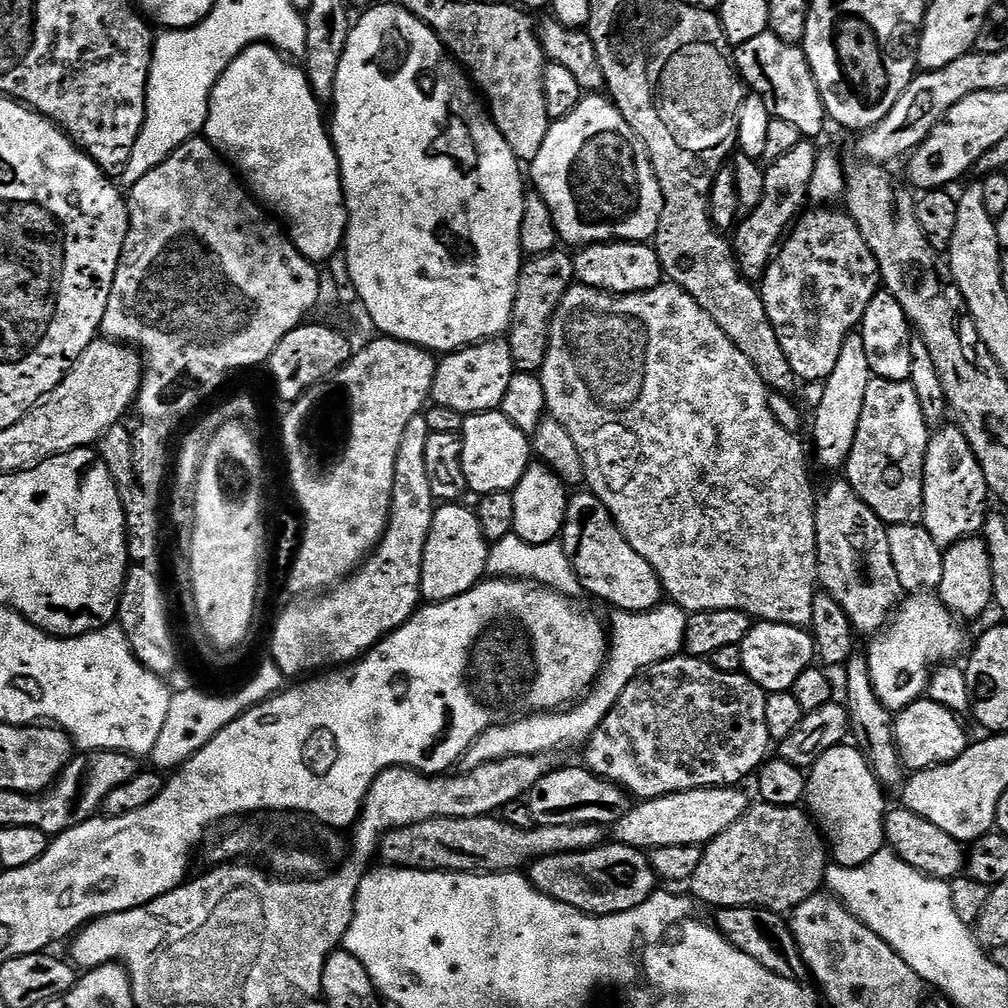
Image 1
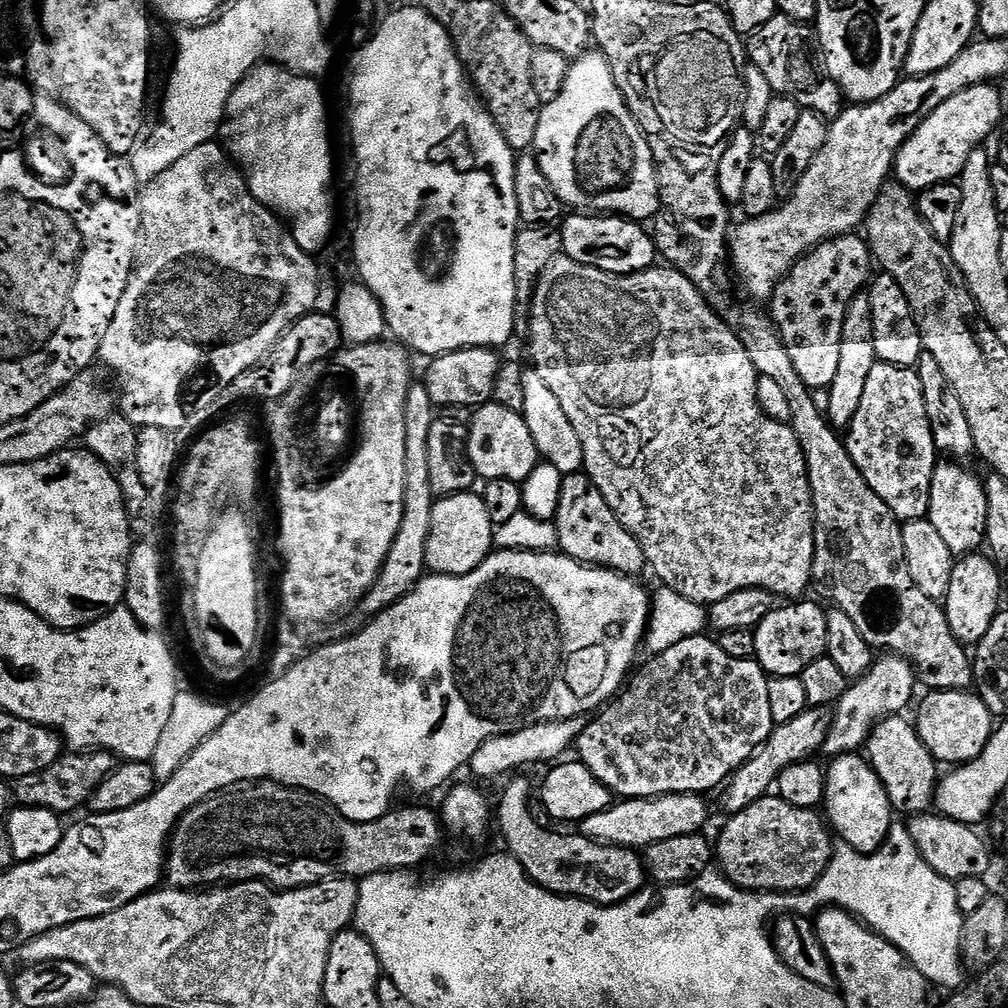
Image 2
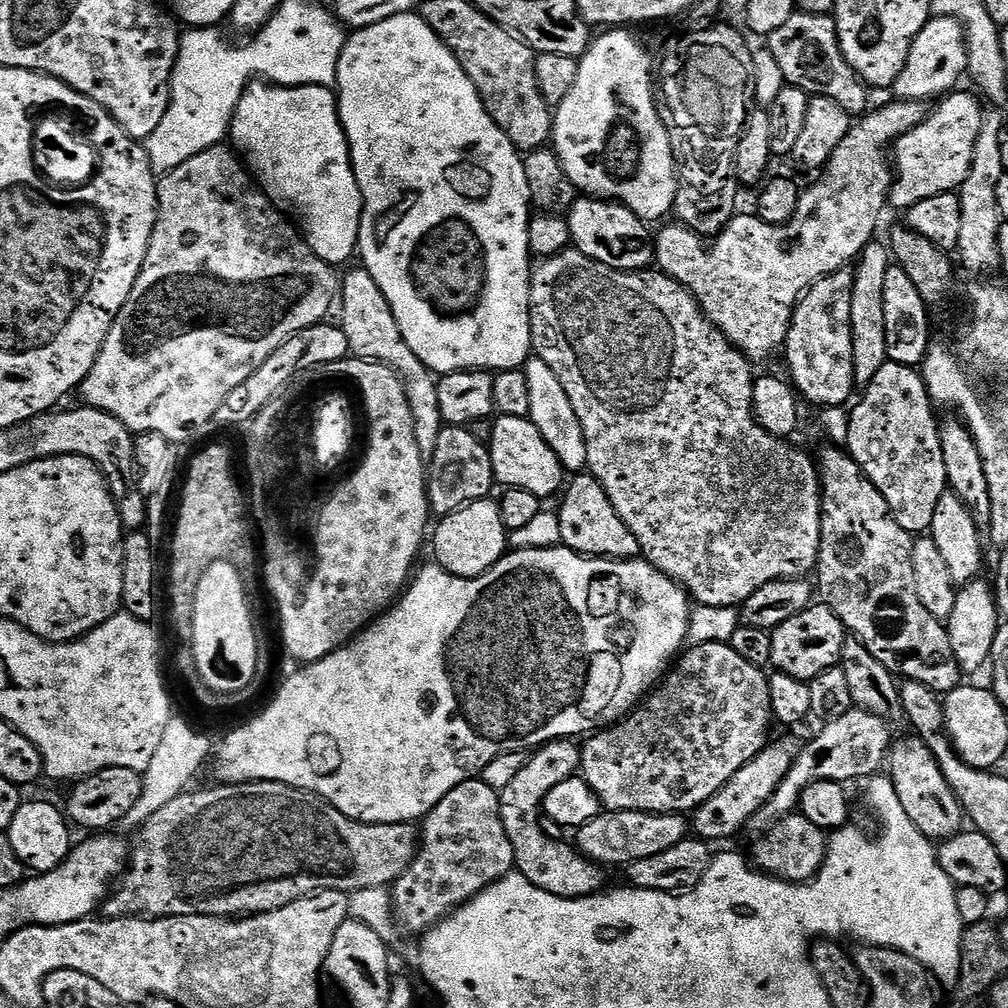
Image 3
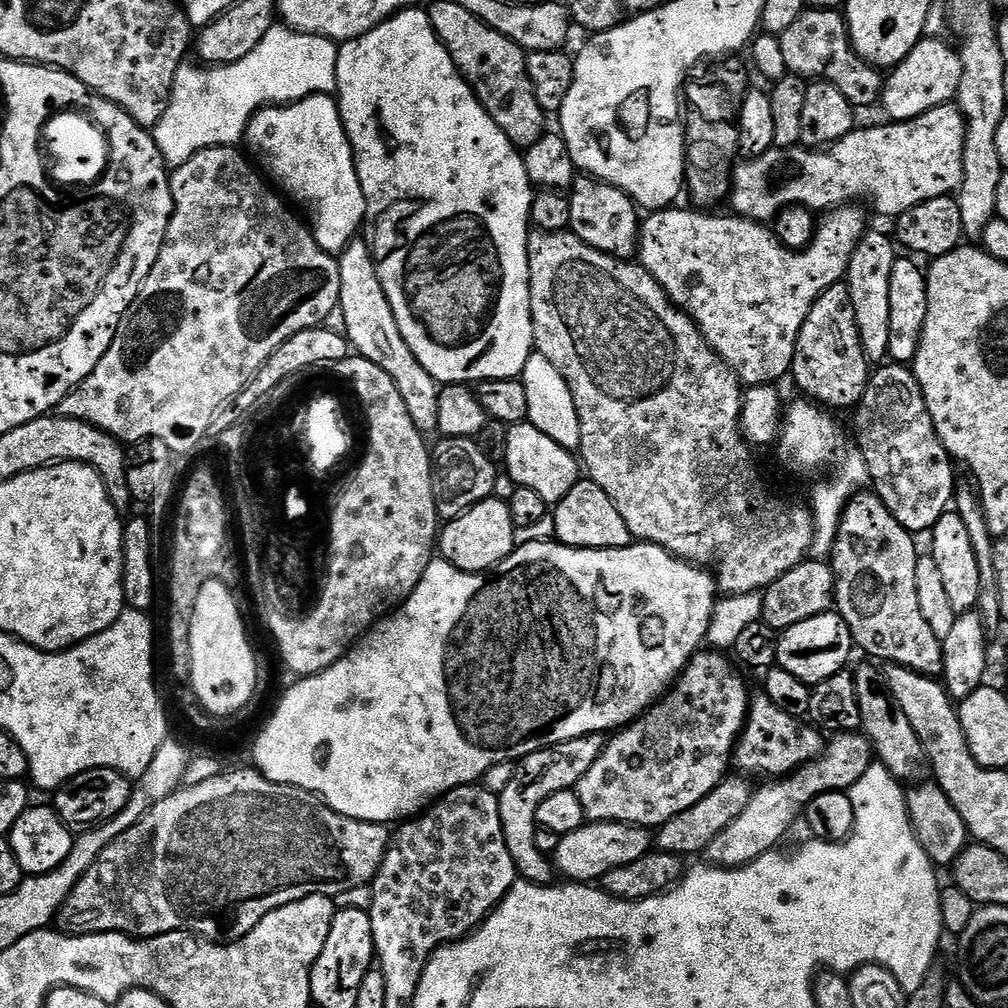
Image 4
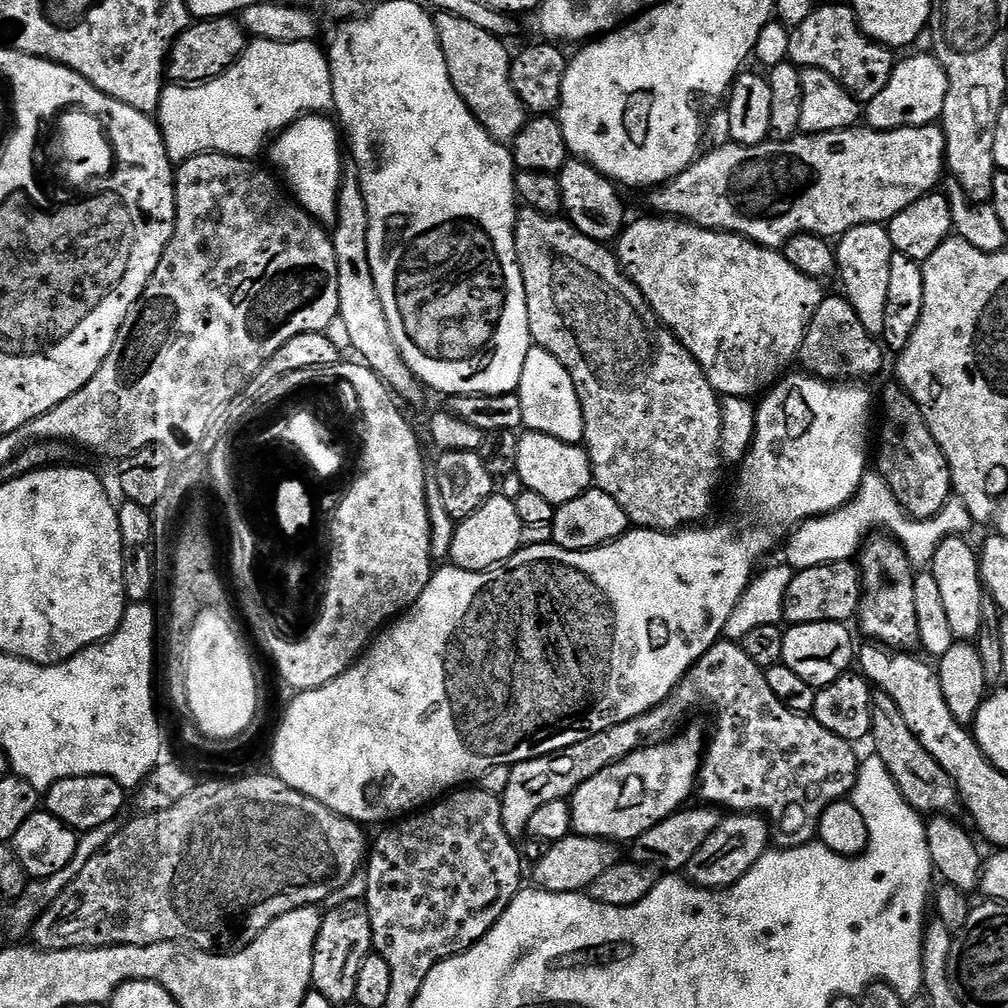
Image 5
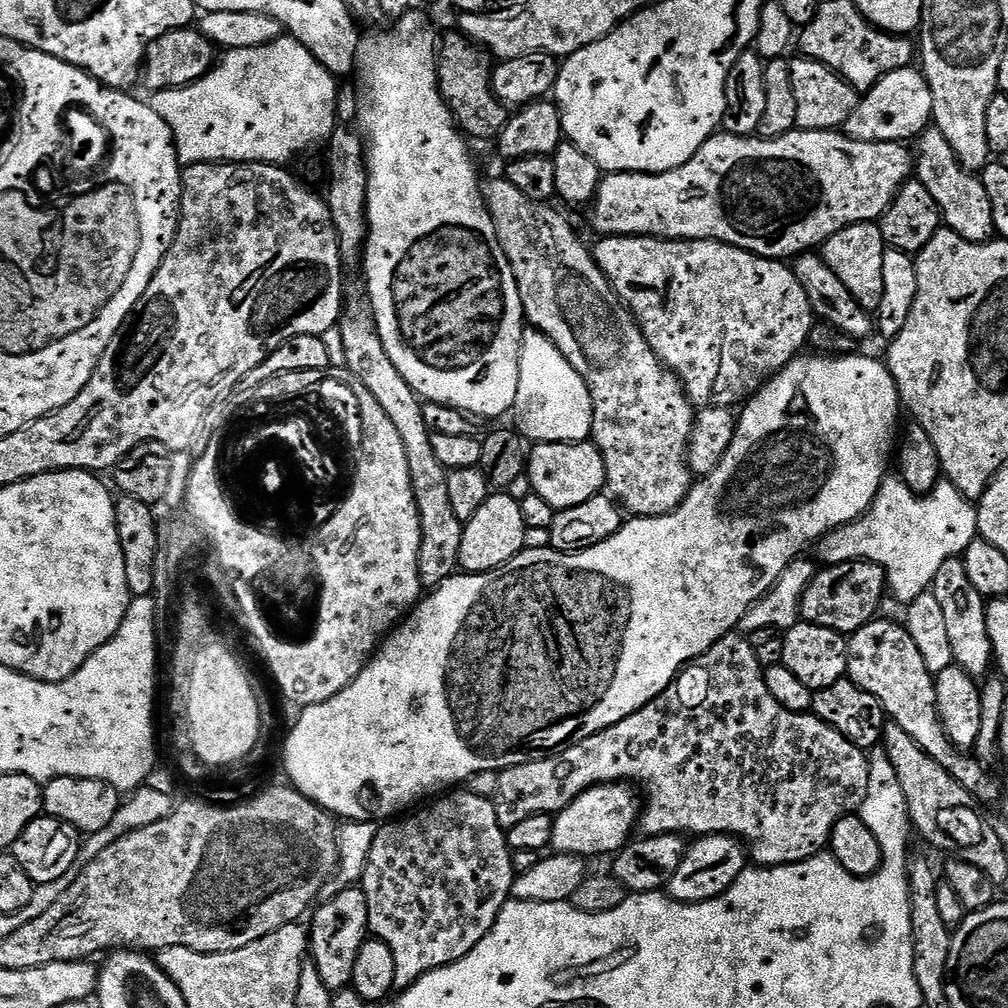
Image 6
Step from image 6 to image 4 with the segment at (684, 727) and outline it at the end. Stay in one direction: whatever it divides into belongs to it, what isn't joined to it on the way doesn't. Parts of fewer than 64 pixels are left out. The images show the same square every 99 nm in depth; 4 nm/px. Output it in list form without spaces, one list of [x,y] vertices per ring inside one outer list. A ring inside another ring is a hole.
[[[753,695],[748,705],[748,722],[744,725],[740,741],[736,743],[735,767],[749,777],[783,778],[805,764],[819,760],[826,747],[825,737],[815,727],[800,729],[800,724],[797,717],[786,714],[786,710],[778,710],[778,706],[774,706],[768,696]],[[600,734],[583,736],[530,754],[516,764],[516,772],[512,775],[510,786],[498,793],[502,830],[506,846],[510,850],[510,858],[514,858],[517,873],[530,883],[548,886],[553,883],[552,876],[554,877],[553,861],[544,860],[543,854],[540,853],[540,844],[536,841],[536,811],[542,799],[540,788],[548,792],[560,792],[564,788],[575,789],[586,770],[590,770],[590,766],[594,766],[594,762],[600,757],[605,743],[605,737]]]

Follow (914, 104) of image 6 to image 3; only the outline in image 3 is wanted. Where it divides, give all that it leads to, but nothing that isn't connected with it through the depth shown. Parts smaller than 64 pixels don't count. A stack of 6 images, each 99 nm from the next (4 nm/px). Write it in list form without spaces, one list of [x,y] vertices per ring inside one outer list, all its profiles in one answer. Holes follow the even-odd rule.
[[[950,16],[929,19],[927,26],[914,38],[906,66],[902,74],[898,74],[894,85],[895,99],[935,101],[951,93],[959,85],[956,83],[960,75],[963,77],[967,71],[968,48],[964,45],[964,25]]]

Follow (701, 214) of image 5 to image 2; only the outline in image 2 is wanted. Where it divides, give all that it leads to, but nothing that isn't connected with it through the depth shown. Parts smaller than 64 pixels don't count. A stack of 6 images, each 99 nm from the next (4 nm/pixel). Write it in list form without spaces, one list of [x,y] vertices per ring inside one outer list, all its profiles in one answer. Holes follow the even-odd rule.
[[[992,82],[970,86],[962,94],[954,94],[950,102],[942,102],[900,148],[894,165],[895,179],[916,194],[936,184],[955,181],[973,159],[972,151],[999,126],[1004,116],[1004,100],[996,88],[999,87]]]

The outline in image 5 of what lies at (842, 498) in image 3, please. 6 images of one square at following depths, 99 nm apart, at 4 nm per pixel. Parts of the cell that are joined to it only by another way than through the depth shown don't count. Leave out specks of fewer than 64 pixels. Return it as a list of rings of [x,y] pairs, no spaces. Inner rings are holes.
[[[876,534],[863,545],[858,556],[862,595],[858,621],[869,641],[893,650],[912,650],[920,643],[918,618],[914,610],[914,565],[899,541],[887,534]]]

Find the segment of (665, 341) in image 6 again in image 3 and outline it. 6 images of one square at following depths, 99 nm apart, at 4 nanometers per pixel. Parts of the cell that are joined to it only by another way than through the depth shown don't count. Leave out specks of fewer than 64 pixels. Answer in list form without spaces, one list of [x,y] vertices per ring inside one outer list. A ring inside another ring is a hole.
[[[893,99],[891,103],[892,104],[886,105],[885,108],[878,109],[877,112],[875,112],[875,110],[869,111],[853,123],[852,129],[846,134],[846,138],[842,138],[838,150],[834,150],[834,154],[829,158],[826,171],[823,173],[825,176],[822,177],[821,180],[814,181],[809,188],[805,187],[803,191],[801,191],[798,210],[794,214],[792,221],[788,224],[767,224],[766,222],[762,222],[759,216],[755,214],[749,214],[749,216],[736,214],[728,221],[728,225],[725,226],[723,232],[715,237],[711,243],[709,243],[705,237],[699,236],[697,232],[692,231],[691,228],[679,222],[671,222],[672,224],[665,223],[663,225],[665,228],[662,229],[660,233],[658,231],[655,233],[655,263],[658,265],[659,271],[663,272],[665,276],[674,278],[687,292],[691,292],[692,297],[700,303],[700,309],[708,315],[708,321],[711,322],[715,328],[719,328],[725,338],[729,340],[734,347],[740,349],[740,351],[748,357],[749,361],[757,362],[756,360],[768,360],[779,348],[781,351],[781,349],[785,347],[788,338],[788,330],[792,327],[792,315],[801,296],[803,296],[809,288],[814,287],[822,278],[826,278],[838,270],[849,267],[849,265],[859,257],[860,251],[866,247],[866,245],[873,243],[875,236],[872,235],[875,234],[876,227],[880,224],[880,215],[884,212],[884,204],[886,208],[886,205],[889,203],[890,193],[894,183],[894,172],[890,167],[890,156],[889,153],[887,156],[884,151],[886,151],[887,148],[889,151],[890,146],[895,145],[900,137],[918,127],[920,123],[927,118],[930,111],[929,105],[922,100]]]

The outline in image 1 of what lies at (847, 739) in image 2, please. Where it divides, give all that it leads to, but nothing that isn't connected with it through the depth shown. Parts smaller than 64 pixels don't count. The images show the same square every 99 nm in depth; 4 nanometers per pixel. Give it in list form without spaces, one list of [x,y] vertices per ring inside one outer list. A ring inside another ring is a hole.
[[[920,590],[917,596],[905,599],[890,623],[875,637],[872,649],[866,652],[872,683],[882,694],[885,706],[899,710],[921,699],[928,691],[931,664],[952,660],[964,648],[964,628],[958,616],[939,595]]]

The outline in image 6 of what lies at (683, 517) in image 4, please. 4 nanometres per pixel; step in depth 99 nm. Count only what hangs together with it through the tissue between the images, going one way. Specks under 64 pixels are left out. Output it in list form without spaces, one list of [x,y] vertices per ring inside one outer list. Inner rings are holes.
[[[507,178],[500,180],[487,181],[486,199],[490,214],[496,220],[496,233],[500,239],[500,245],[504,247],[506,258],[510,262],[510,266],[516,275],[518,282],[518,294],[522,298],[522,306],[524,307],[525,321],[535,331],[546,334],[546,338],[550,338],[550,342],[554,342],[554,346],[558,346],[558,350],[562,350],[562,354],[566,358],[566,362],[570,362],[570,366],[574,366],[574,370],[578,370],[578,374],[582,374],[582,378],[586,382],[586,386],[590,390],[590,398],[592,399],[592,435],[591,443],[596,445],[596,449],[602,454],[604,459],[604,478],[606,488],[609,493],[625,509],[626,507],[632,511],[633,517],[637,516],[665,516],[668,512],[673,512],[678,505],[688,497],[688,491],[692,488],[694,477],[692,471],[688,468],[688,443],[692,437],[692,427],[696,422],[696,412],[694,405],[688,398],[688,393],[684,390],[684,384],[680,381],[679,376],[671,372],[666,365],[660,361],[654,354],[654,350],[650,346],[650,342],[646,342],[646,338],[640,329],[640,323],[636,321],[635,316],[628,311],[625,305],[621,304],[616,291],[612,289],[612,283],[604,277],[604,271],[596,264],[596,258],[591,247],[588,248],[580,241],[578,233],[572,229],[572,224],[560,212],[555,212],[548,202],[531,200],[526,198],[526,194],[522,194],[514,186],[510,186]]]

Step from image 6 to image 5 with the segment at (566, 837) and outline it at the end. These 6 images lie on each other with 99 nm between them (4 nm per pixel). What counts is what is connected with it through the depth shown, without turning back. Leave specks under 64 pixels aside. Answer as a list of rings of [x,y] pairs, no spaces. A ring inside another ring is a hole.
[[[687,728],[663,742],[653,742],[637,752],[631,752],[626,758],[598,770],[594,778],[579,784],[570,797],[573,833],[599,840],[631,842],[685,807],[691,801],[688,799],[697,791],[700,766],[706,751],[705,733],[703,736],[698,729]]]

